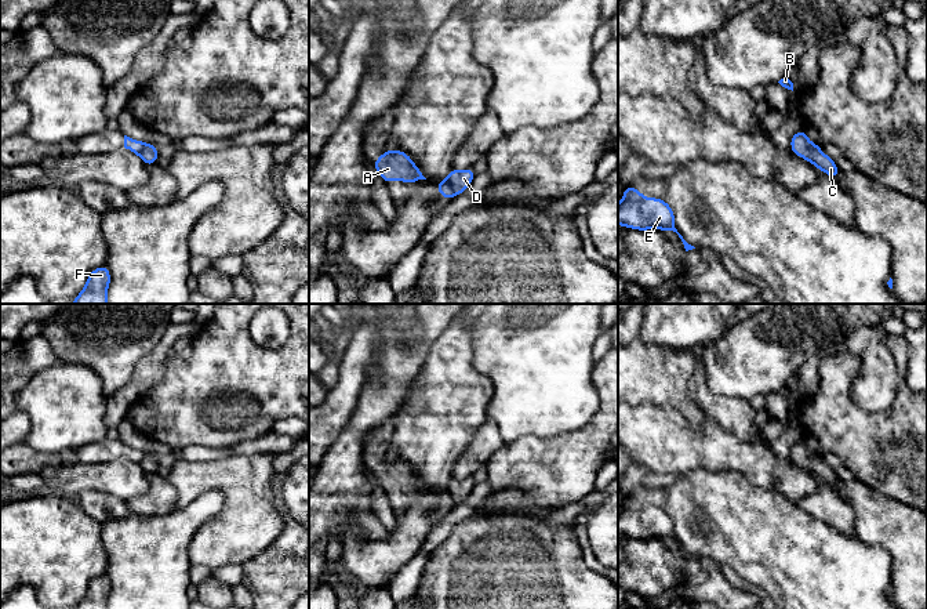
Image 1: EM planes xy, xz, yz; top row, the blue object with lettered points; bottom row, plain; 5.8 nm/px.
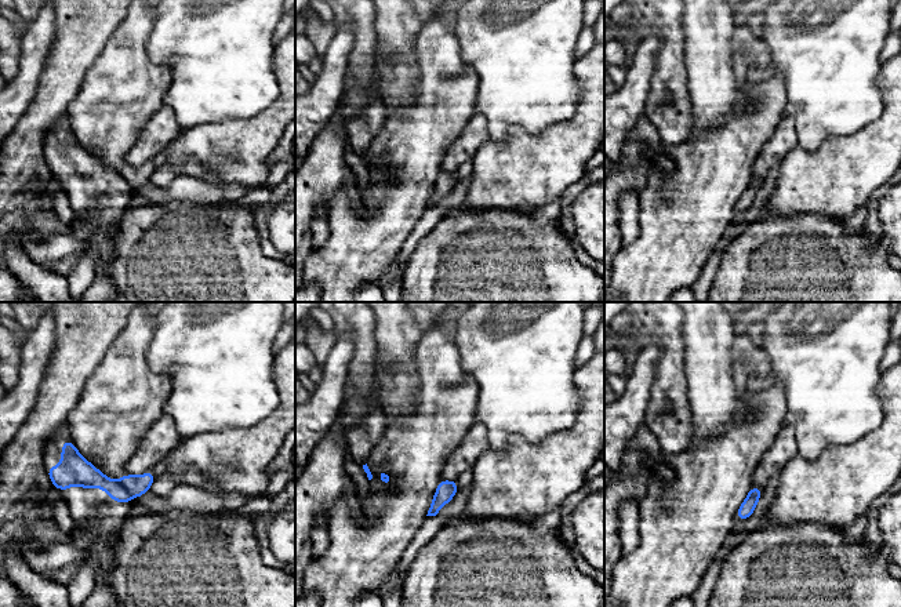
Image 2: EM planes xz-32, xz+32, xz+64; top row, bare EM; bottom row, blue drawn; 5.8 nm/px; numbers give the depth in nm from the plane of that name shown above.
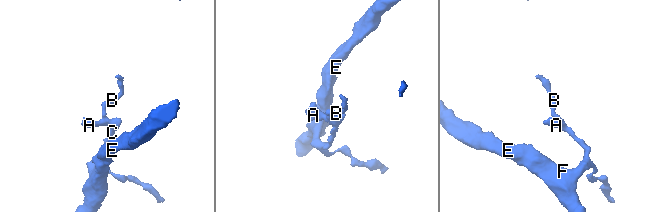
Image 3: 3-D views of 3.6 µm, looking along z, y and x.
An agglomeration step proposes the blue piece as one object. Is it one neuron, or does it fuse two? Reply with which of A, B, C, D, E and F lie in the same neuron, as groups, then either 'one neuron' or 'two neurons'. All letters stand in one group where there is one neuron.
A / B C D E F | two neurons

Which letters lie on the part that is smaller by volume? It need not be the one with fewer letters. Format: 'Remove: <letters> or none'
Remove: A

